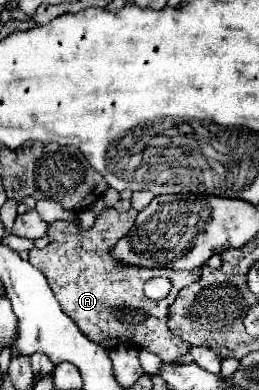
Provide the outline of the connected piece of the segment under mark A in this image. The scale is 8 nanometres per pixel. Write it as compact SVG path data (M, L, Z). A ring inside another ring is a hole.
M105 208L103 214L97 216L95 226L85 232L75 230L73 222L57 220L49 224L49 244L41 250L33 248L29 252L29 262L45 274L63 312L73 318L77 328L87 338L105 348L129 344L157 354L163 362L173 362L177 356L185 354L191 344L185 344L181 342L181 338L171 334L171 330L167 328L167 308L183 286L199 278L199 270L183 270L181 278L177 276L179 272L163 268L137 270L135 266L117 266L117 262L109 258L109 250L133 228L135 216L137 210L117 212L115 208ZM151 276L167 276L173 284L173 292L169 292L169 296L163 300L145 298L143 284Z

